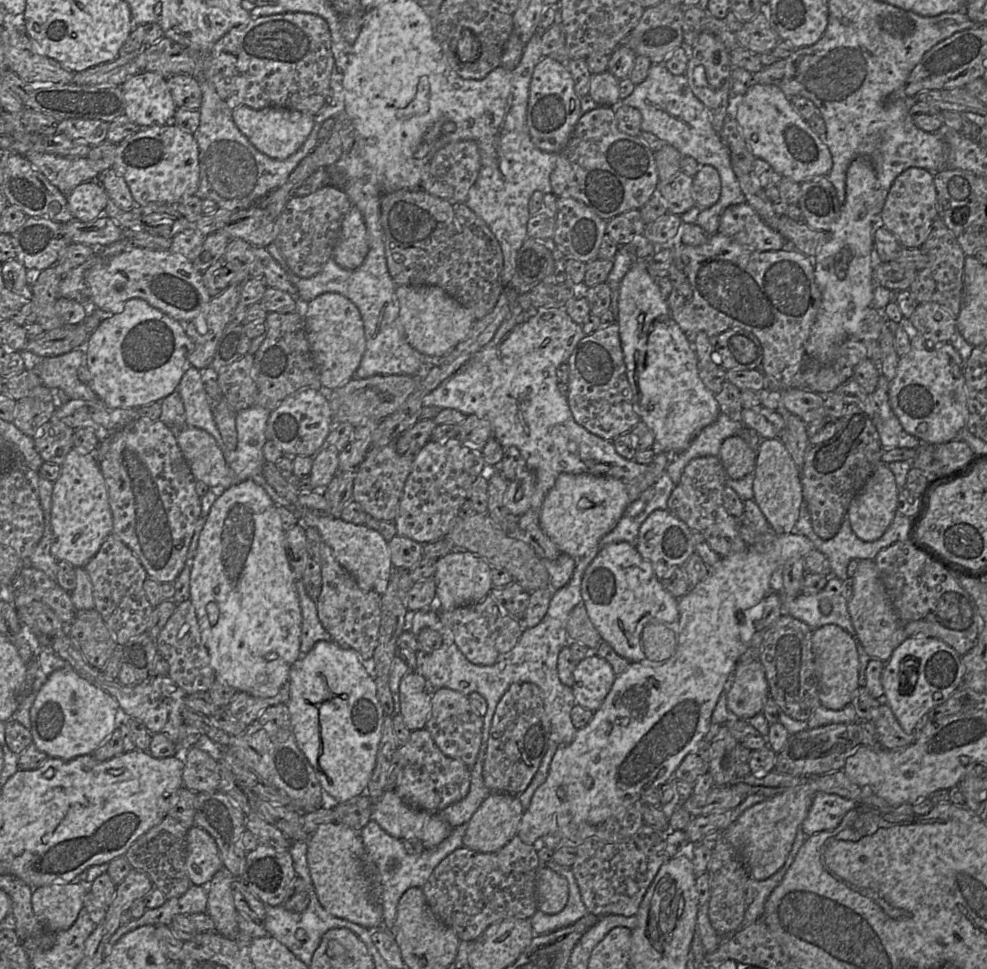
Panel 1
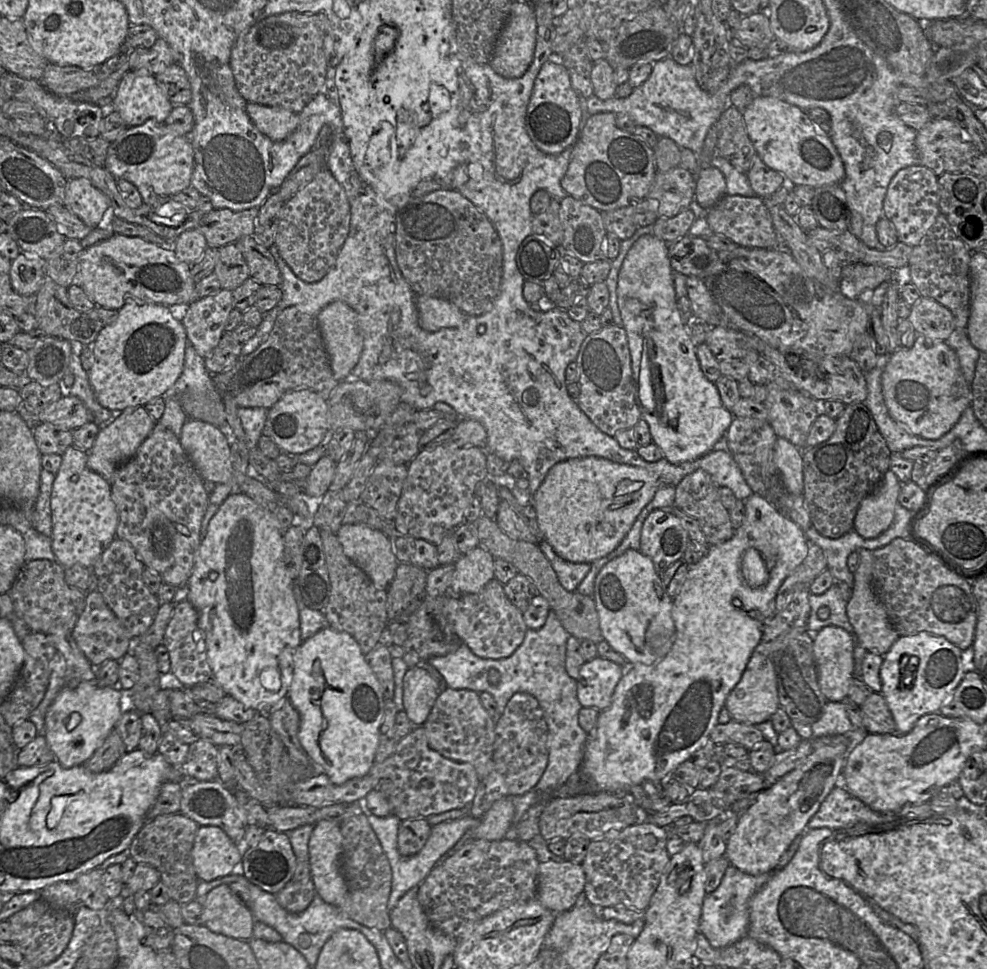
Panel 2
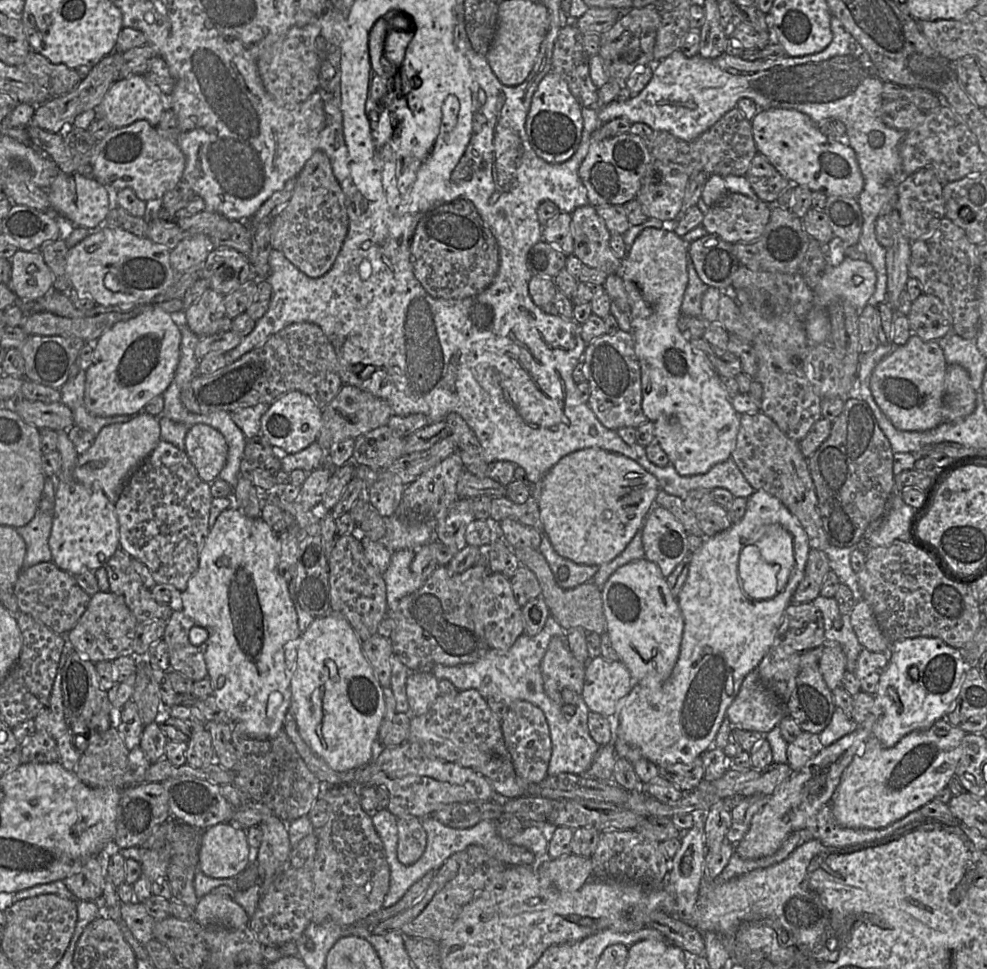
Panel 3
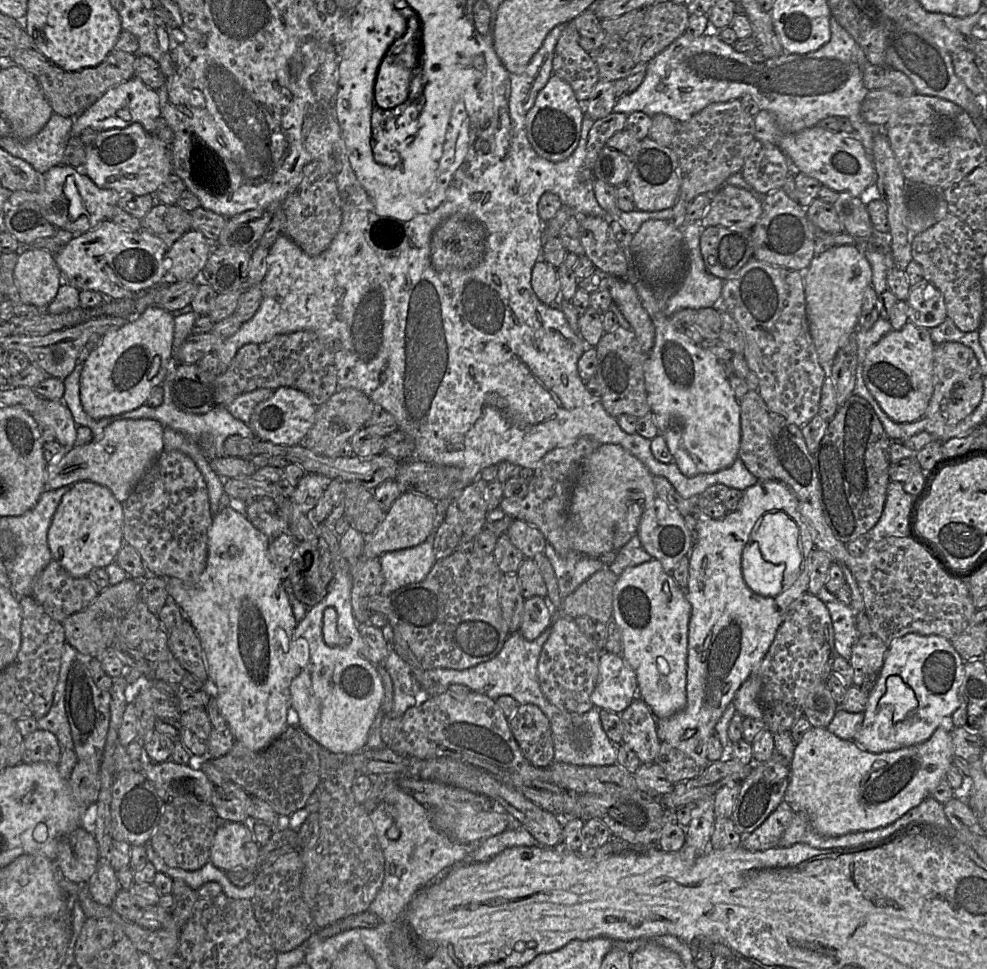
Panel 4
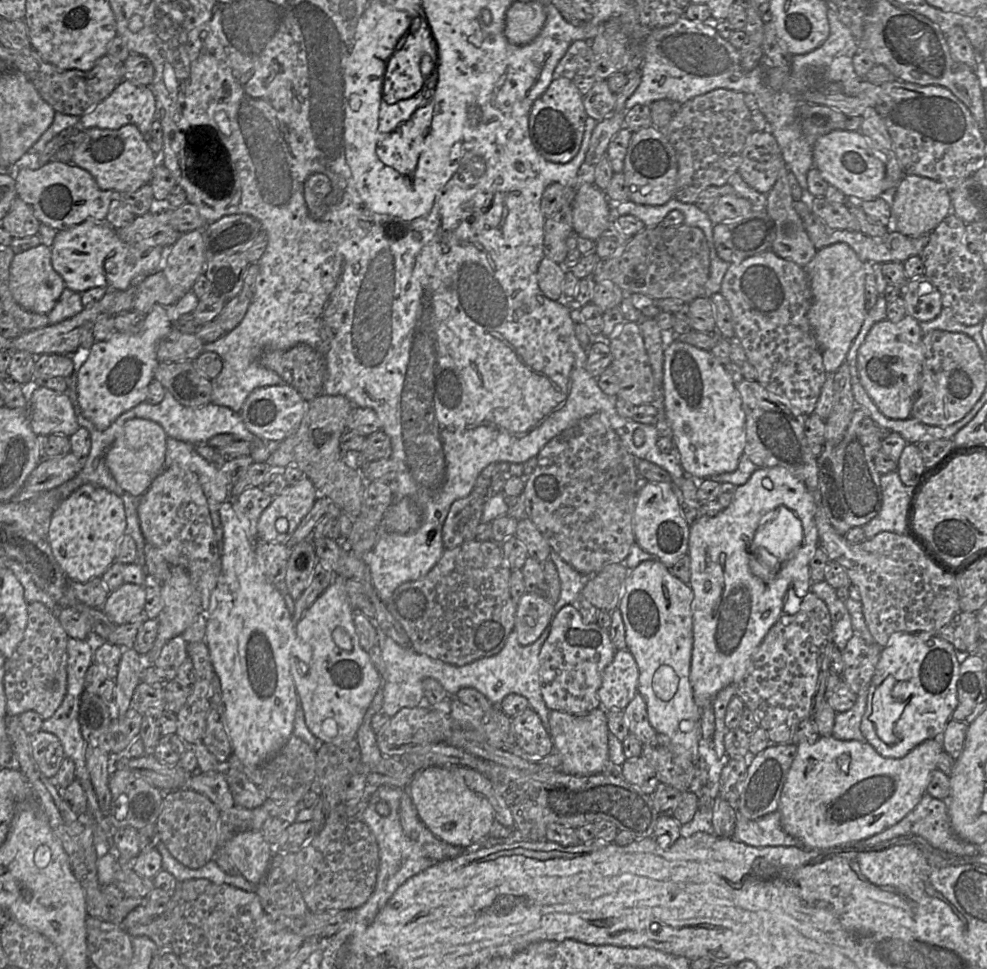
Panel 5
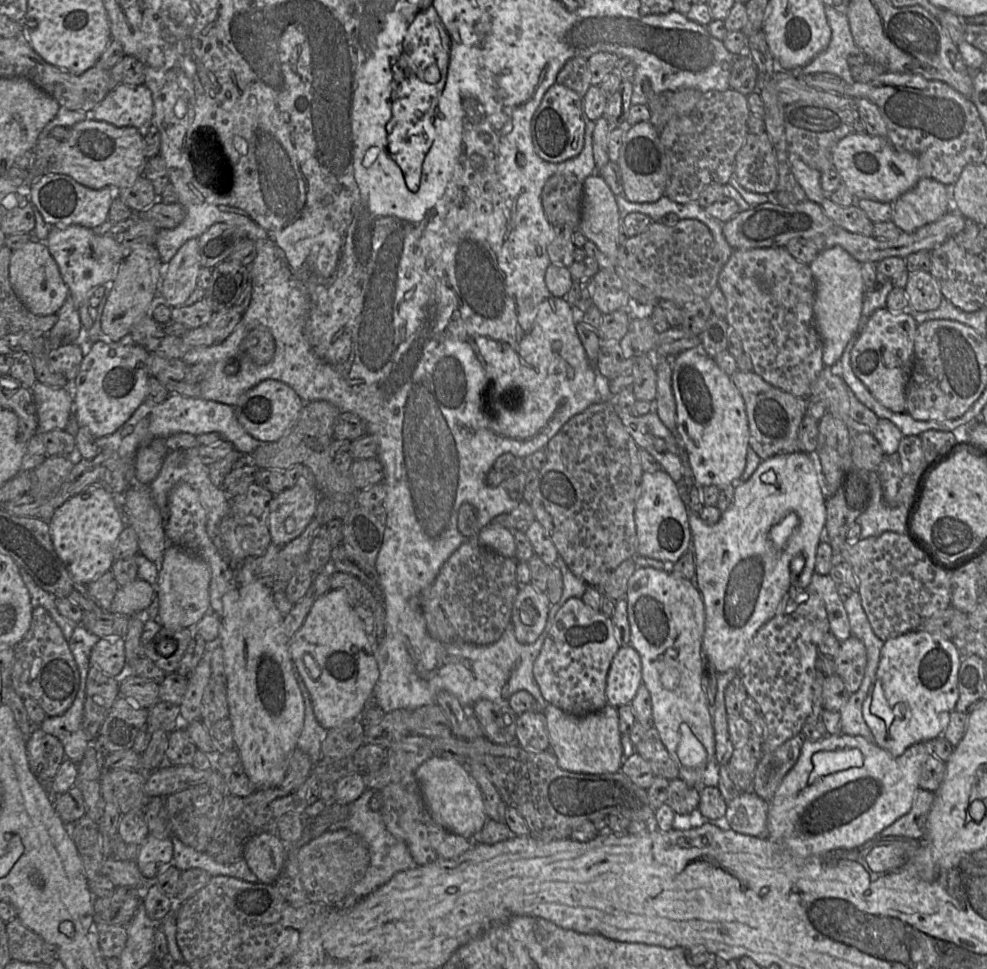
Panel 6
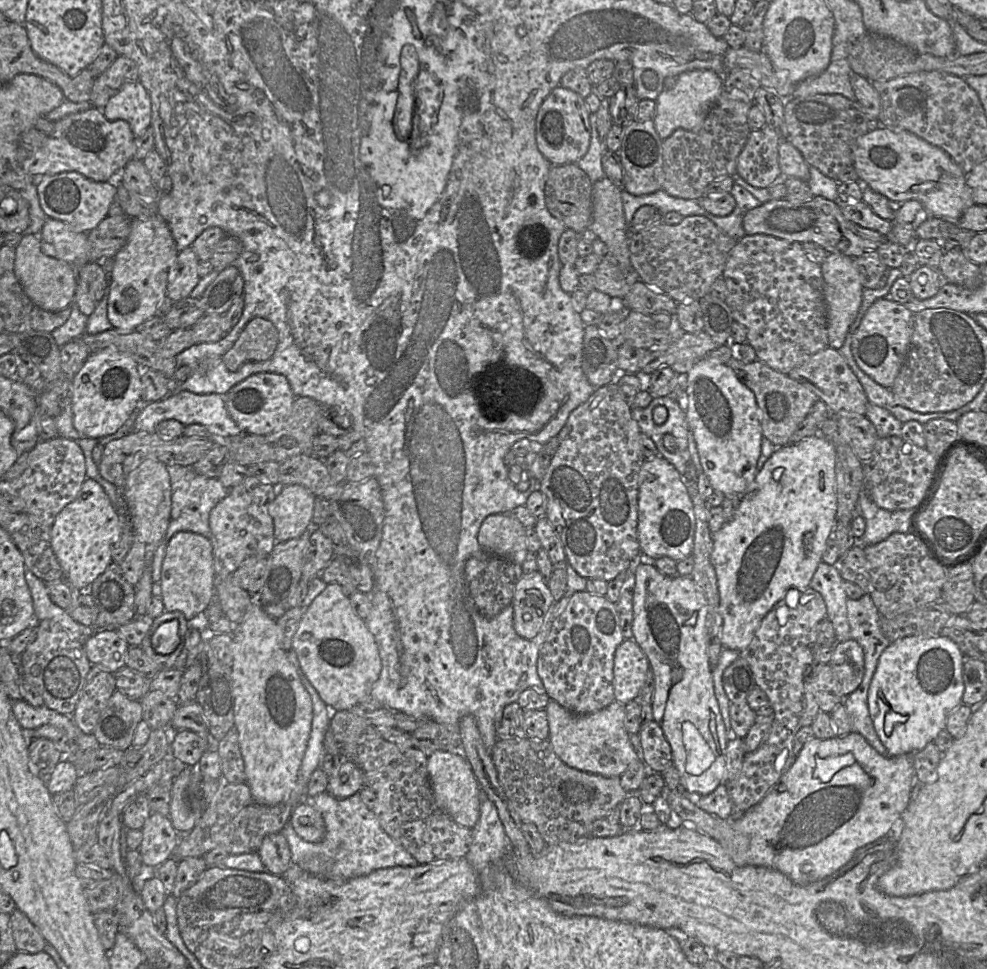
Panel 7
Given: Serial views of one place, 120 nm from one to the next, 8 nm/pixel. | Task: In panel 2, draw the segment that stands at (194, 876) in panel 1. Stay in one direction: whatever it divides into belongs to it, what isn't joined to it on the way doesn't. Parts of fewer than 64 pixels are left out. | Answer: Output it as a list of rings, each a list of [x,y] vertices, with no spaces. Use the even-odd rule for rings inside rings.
[[[199,826],[192,861],[199,881],[212,881],[233,873],[241,863],[243,849],[217,826]]]

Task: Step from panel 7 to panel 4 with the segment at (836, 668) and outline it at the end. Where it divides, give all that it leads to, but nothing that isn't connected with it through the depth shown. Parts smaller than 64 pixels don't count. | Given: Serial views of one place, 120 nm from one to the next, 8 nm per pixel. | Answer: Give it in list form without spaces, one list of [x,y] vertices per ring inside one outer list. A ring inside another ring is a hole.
[[[875,635],[859,636],[852,647],[849,663],[853,669],[853,685],[864,692],[870,692],[874,687],[883,666],[888,646]]]

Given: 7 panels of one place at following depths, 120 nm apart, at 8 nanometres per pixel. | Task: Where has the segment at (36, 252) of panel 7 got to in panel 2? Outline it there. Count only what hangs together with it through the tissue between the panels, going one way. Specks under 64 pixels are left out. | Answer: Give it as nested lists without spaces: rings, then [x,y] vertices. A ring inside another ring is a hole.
[[[20,252],[11,261],[10,280],[13,289],[25,296],[34,296],[45,277],[45,260]]]

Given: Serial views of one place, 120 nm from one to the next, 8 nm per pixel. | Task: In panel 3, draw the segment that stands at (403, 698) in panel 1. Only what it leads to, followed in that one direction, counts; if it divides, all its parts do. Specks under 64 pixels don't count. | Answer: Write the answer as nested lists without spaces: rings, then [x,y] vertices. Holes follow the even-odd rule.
[[[411,671],[406,681],[406,693],[409,715],[423,715],[440,695],[439,680],[432,671]]]

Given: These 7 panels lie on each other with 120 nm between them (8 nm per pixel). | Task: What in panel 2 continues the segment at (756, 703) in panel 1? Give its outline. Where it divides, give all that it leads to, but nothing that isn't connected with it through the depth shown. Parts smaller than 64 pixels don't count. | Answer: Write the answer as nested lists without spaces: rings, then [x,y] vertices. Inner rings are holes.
[[[754,651],[737,685],[731,690],[725,703],[732,719],[752,725],[771,720],[780,707],[775,668],[765,653]]]

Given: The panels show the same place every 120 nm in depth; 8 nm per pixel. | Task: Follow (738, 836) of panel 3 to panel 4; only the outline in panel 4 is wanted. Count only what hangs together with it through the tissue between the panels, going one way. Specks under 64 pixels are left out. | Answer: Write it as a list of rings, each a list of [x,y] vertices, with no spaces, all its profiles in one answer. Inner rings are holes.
[[[775,755],[764,763],[755,763],[747,778],[741,783],[735,809],[731,817],[737,832],[745,837],[761,826],[784,800],[790,781],[790,764]]]

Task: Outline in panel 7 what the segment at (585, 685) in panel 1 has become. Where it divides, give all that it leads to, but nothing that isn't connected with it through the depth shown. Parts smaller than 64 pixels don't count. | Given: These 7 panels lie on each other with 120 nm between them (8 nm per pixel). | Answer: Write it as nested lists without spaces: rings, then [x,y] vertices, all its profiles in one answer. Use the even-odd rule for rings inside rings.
[[[625,639],[618,645],[613,665],[615,701],[626,705],[637,700],[649,671],[649,660],[634,639]]]

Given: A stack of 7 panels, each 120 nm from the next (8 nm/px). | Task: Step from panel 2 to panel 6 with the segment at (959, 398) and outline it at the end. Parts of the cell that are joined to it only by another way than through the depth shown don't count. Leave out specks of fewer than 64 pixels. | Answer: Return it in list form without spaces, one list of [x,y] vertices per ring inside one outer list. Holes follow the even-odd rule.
[[[886,307],[877,309],[851,351],[855,375],[886,408],[906,412],[905,392],[914,363],[914,341],[918,324],[908,313],[893,313]]]

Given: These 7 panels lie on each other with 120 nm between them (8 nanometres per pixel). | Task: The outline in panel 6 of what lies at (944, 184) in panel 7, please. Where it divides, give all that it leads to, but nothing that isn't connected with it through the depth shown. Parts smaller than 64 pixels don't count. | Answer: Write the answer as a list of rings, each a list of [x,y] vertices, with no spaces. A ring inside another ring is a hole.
[[[852,133],[842,138],[832,151],[833,166],[850,193],[858,199],[894,203],[922,178],[917,158],[903,149],[896,149],[887,138]]]

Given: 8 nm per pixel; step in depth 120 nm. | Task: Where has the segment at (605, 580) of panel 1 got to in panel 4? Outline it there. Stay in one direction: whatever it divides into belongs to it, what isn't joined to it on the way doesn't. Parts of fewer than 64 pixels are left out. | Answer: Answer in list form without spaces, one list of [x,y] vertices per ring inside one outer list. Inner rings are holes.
[[[652,559],[634,567],[626,568],[615,583],[613,590],[613,621],[620,628],[622,638],[621,656],[635,671],[638,681],[638,697],[650,708],[656,720],[669,718],[683,710],[687,703],[687,649],[691,605],[661,563]],[[668,585],[671,597],[667,598],[663,586]]]

